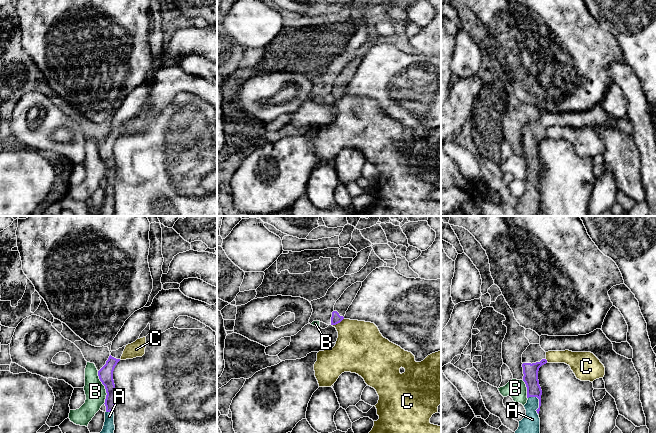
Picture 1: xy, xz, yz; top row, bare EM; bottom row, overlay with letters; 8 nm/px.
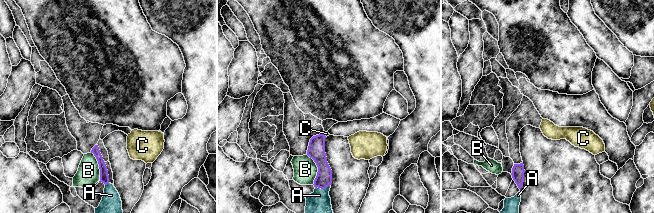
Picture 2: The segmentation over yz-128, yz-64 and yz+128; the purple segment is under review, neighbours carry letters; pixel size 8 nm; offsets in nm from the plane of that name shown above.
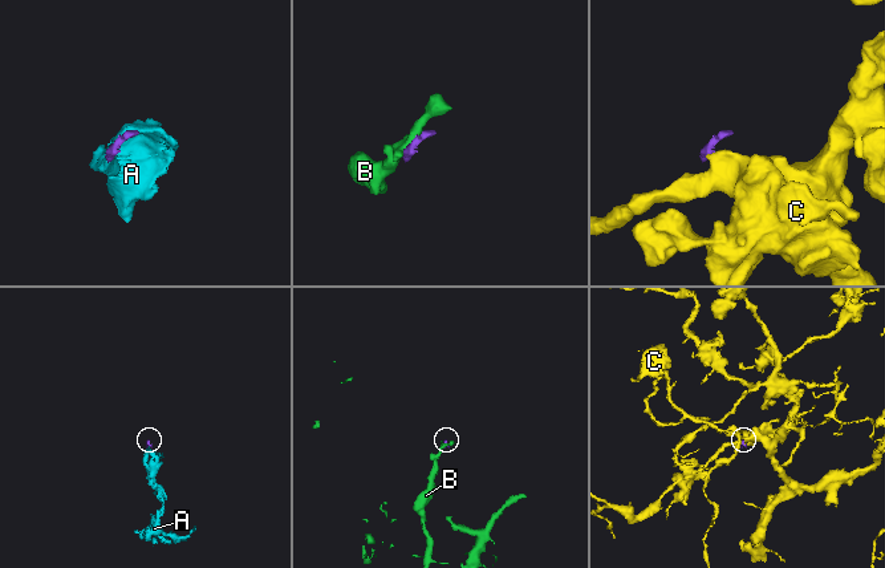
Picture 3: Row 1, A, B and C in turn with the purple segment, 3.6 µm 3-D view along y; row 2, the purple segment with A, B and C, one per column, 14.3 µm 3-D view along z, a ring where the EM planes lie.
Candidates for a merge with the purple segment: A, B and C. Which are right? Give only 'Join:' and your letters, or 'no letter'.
Join: A

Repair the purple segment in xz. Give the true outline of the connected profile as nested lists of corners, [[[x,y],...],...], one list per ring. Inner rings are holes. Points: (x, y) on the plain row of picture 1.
[[[356,58],[352,60],[344,67],[341,73],[336,77],[334,81],[334,87],[332,88],[331,101],[336,101],[344,95],[346,87],[352,80],[361,62],[362,58]]]

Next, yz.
[[[530,120],[522,130],[523,157],[527,163],[527,179],[524,181],[526,192],[519,197],[519,203],[515,207],[516,216],[539,216],[540,211],[540,194],[539,187],[541,182],[542,166],[539,161],[538,147],[539,144],[547,139],[546,128],[540,120]]]

